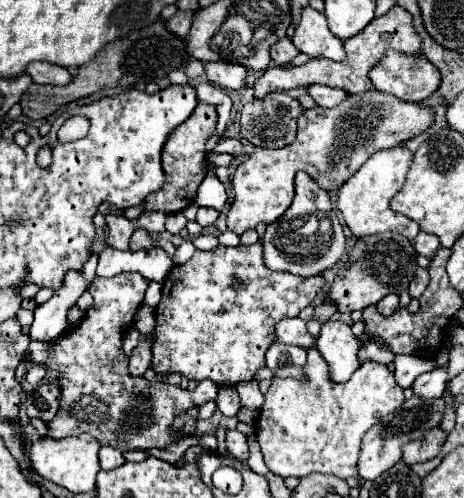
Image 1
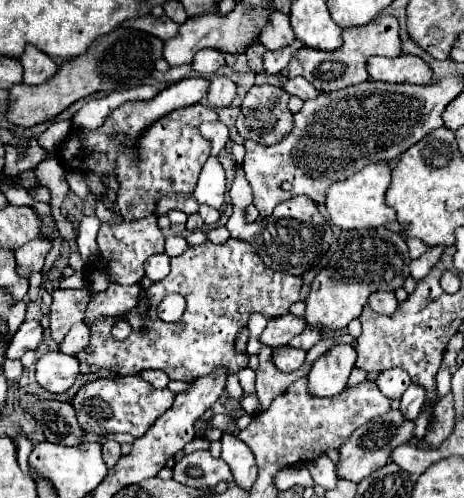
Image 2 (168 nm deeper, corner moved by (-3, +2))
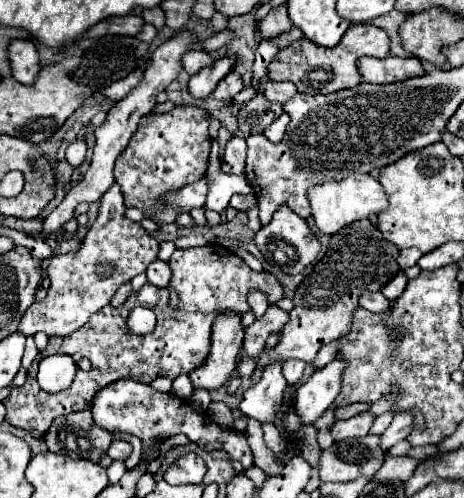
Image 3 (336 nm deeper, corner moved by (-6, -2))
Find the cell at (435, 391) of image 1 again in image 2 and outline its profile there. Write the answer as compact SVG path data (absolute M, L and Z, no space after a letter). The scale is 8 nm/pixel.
M411 384L407 388L407 392L403 394L401 398L401 406L399 406L399 412L403 414L405 420L415 420L419 416L419 412L423 410L423 402L425 402L425 392L423 388L417 388L415 384Z

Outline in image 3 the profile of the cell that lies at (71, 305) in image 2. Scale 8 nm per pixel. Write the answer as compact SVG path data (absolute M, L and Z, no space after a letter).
M114 184L100 198L100 212L96 222L90 226L82 246L72 254L52 256L48 276L50 288L48 296L38 304L32 304L22 322L20 332L30 336L36 332L44 332L48 336L66 336L78 330L88 322L88 318L110 304L114 292L130 282L136 274L146 272L148 264L158 258L160 244L138 224L126 218L126 206L120 192L120 186Z

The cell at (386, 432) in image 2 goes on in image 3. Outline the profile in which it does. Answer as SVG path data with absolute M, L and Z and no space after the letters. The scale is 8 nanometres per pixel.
M366 434L342 442L334 442L320 456L320 480L322 482L352 482L360 476L372 478L384 458L386 450L380 446L380 434Z

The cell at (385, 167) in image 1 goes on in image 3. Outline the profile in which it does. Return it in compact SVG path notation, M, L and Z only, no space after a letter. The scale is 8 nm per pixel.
M352 174L340 182L326 182L314 186L308 190L308 198L312 206L312 218L316 226L326 234L334 234L356 220L372 220L378 216L378 212L384 212L388 208L384 188L372 174Z

